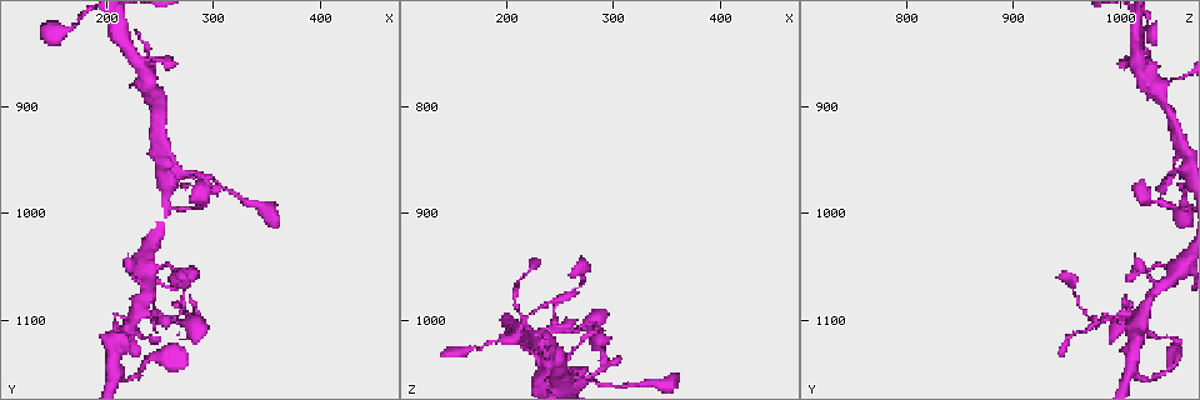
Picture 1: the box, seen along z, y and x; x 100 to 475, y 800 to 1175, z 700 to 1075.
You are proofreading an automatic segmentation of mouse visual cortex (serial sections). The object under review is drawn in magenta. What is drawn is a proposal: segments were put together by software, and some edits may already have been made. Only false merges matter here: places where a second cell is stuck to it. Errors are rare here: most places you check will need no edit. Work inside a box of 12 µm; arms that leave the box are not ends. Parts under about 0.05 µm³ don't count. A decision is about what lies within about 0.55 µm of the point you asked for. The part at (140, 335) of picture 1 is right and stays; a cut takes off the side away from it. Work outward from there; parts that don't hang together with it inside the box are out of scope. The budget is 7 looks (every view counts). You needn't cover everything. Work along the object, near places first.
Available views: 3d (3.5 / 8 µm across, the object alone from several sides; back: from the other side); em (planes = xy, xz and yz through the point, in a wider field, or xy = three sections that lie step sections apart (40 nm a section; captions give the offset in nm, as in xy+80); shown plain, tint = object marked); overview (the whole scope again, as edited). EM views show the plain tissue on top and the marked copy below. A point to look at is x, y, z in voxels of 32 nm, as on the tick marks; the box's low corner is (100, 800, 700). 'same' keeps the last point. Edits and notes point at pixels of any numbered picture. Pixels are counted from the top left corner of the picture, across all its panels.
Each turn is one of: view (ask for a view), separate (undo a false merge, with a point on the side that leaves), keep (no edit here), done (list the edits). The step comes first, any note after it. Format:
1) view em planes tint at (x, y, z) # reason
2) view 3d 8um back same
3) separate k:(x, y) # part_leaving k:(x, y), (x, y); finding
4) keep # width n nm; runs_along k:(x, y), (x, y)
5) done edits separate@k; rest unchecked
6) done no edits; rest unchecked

view 3d 3.5um at (220, 1106, 1004) # thick turns thin

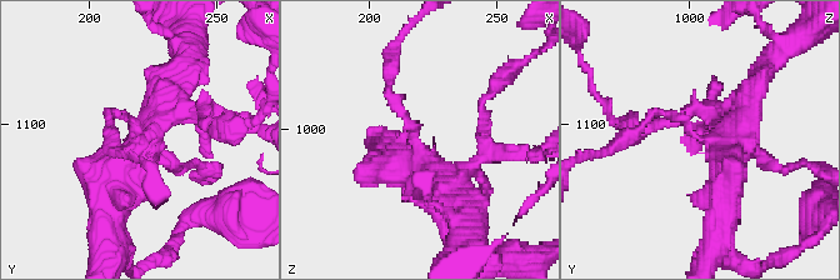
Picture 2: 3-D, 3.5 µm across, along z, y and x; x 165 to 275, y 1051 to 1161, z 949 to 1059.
view em xy step 5 tint at (218, 1103, 1003) # arm_widths 100, 350 nm

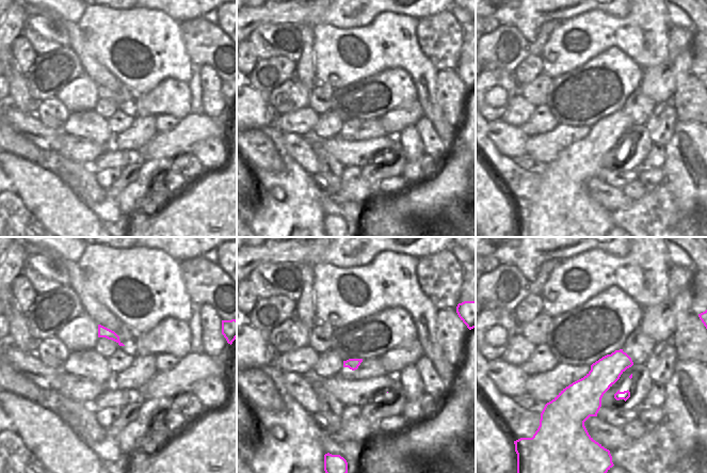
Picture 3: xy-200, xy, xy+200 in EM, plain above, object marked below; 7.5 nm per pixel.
keep # runs_along 2:(755, 153), (671, 115), (634, 134); all the same cell

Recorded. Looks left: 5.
view 3d 8um at (282, 1104, 1004)

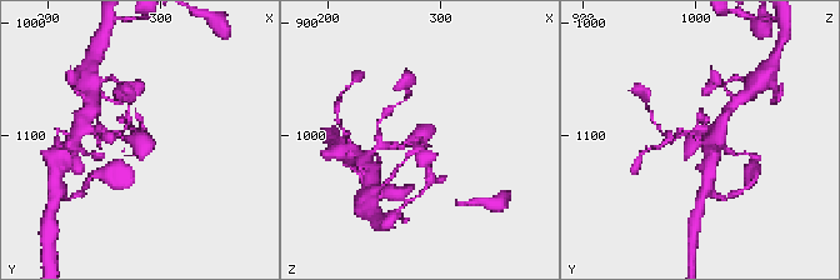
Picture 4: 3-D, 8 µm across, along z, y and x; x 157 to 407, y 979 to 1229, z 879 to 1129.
view em xy step 5 tint at (282, 1100, 1004) # shape alone is not enough

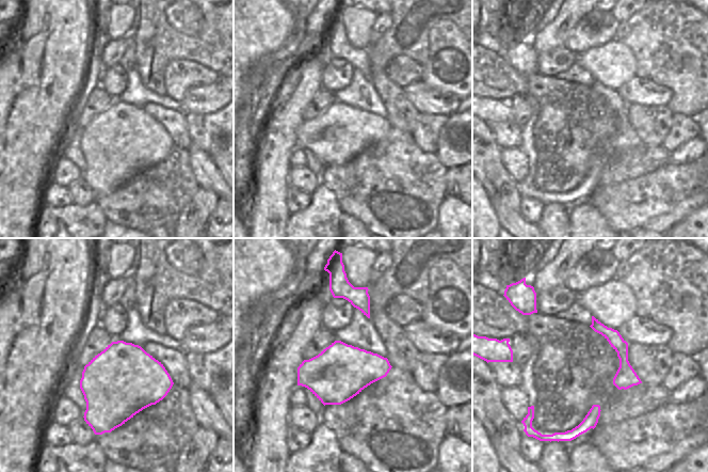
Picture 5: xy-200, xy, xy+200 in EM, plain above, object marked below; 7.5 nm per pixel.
separate 4:(424, 138) # a second cell is stuck on

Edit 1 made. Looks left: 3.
view overview # redraw

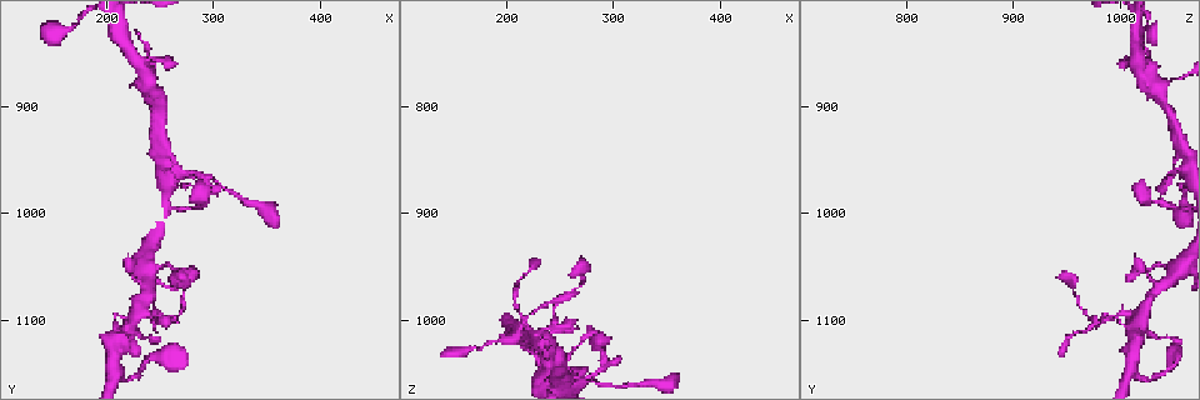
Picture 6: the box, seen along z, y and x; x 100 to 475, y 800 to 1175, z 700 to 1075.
view 3d 3.5um at (240, 1058, 1054) # thick turns thin

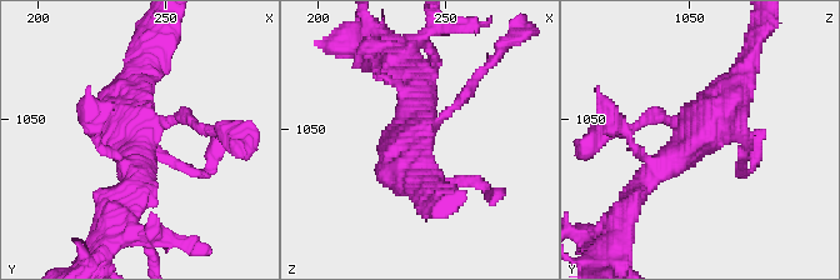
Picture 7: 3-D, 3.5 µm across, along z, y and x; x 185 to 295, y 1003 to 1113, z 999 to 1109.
view em planes tint at (237, 1058, 1052)

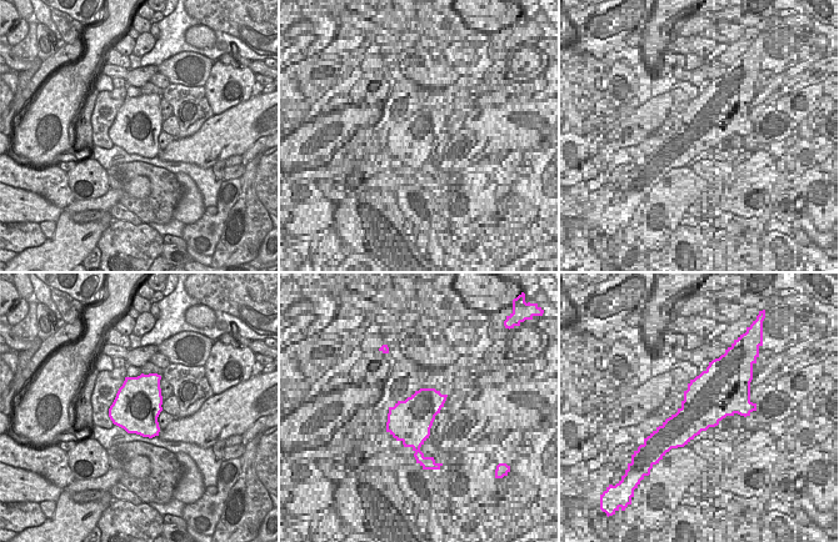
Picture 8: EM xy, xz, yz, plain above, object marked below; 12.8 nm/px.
keep # arm_widths 150, 150, 300, 450 nm; runs_along 7:(634, 199), (714, 126), (739, 80); all the same cell

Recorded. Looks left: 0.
done edits separate@4; rest unchecked

